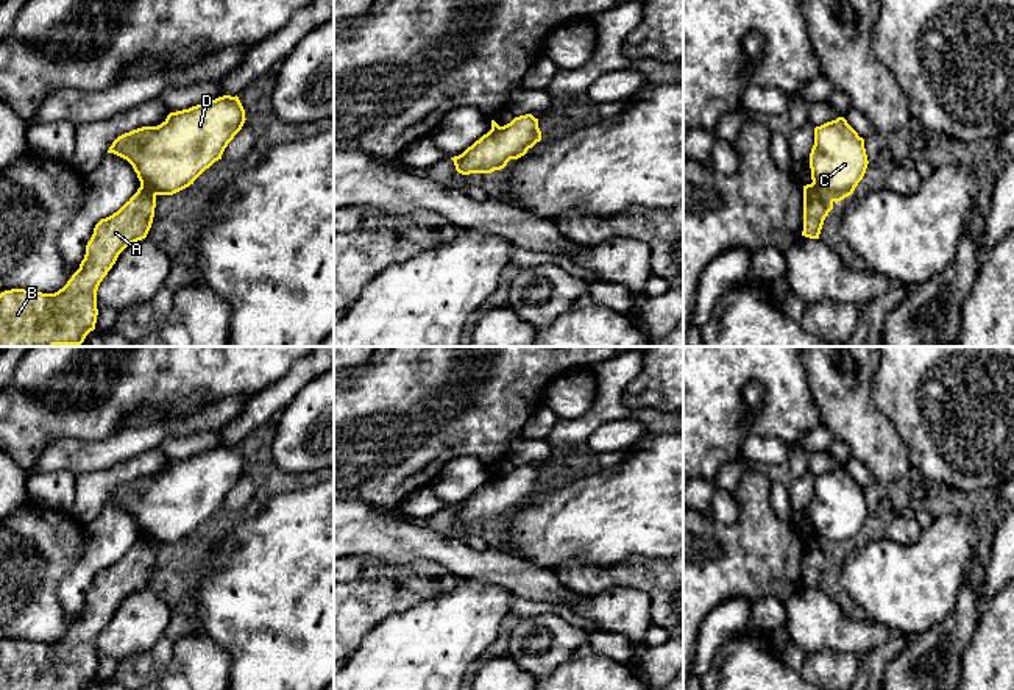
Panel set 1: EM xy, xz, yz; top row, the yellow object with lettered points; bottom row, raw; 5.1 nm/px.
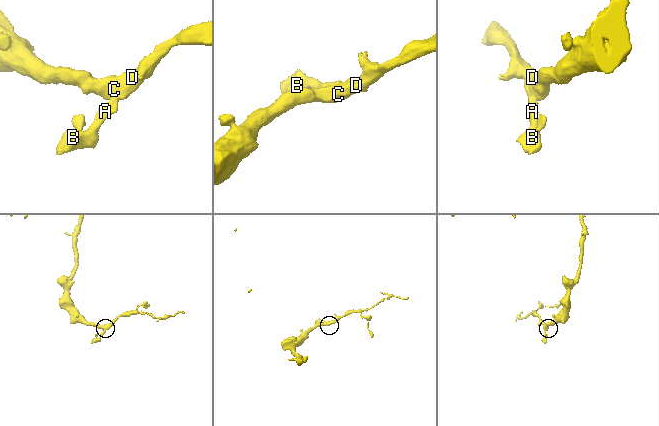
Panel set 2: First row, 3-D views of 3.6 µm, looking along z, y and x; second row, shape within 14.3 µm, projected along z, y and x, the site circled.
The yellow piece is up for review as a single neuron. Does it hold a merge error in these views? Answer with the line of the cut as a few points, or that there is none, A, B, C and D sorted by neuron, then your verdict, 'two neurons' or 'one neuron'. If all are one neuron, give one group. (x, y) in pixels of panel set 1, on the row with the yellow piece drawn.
cut yz (813, 181), (832, 202); groups A B / C D; two neurons

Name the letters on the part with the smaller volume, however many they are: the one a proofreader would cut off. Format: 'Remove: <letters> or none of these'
Remove: A, B

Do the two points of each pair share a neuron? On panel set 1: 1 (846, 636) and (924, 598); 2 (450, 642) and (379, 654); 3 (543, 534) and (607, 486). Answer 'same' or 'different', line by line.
1: different
2: same
3: same

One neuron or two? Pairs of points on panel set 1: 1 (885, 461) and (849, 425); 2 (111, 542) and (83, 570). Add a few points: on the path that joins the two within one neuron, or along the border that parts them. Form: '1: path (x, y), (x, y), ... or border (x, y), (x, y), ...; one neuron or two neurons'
1: path (875, 451), (858, 434); one neuron
2: path (105, 548), (89, 564); one neuron

